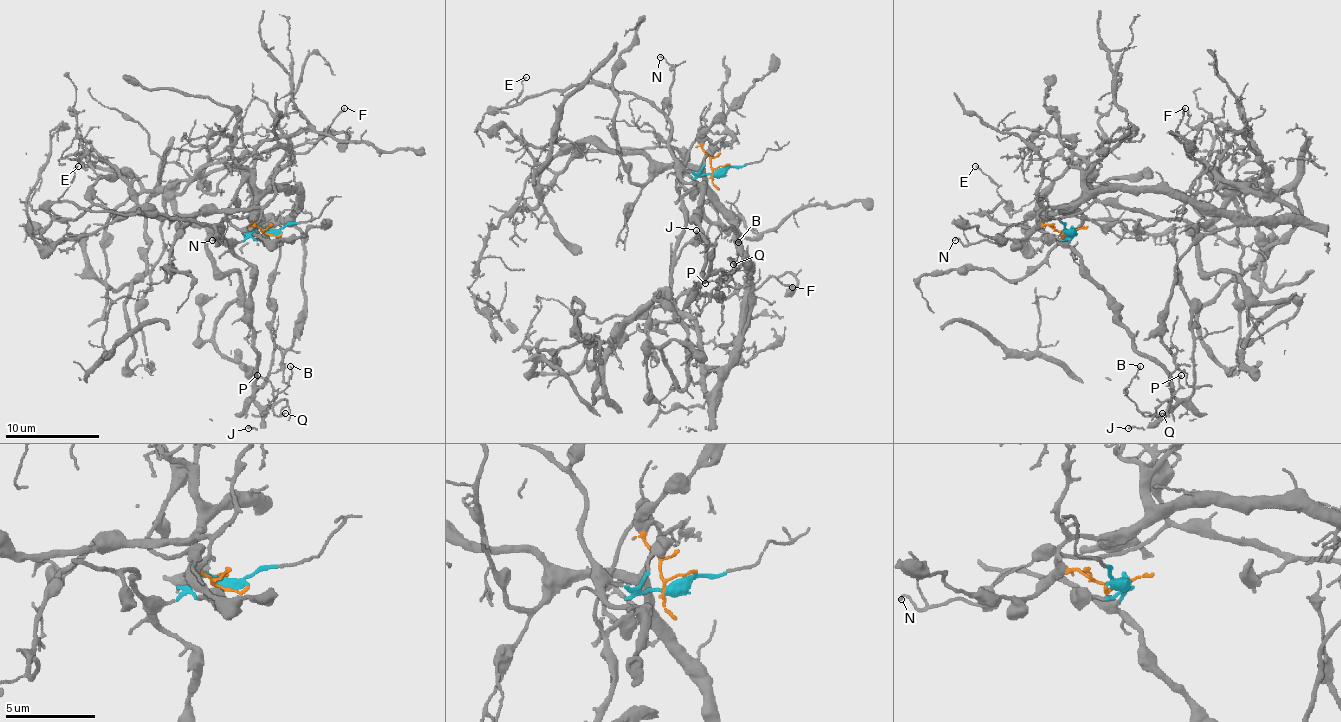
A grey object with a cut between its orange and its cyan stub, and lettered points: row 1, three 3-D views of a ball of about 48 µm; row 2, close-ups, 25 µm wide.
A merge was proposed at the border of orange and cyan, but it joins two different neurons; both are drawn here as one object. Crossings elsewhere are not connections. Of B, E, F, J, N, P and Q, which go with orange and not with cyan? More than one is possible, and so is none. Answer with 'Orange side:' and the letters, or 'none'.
Orange side: F

